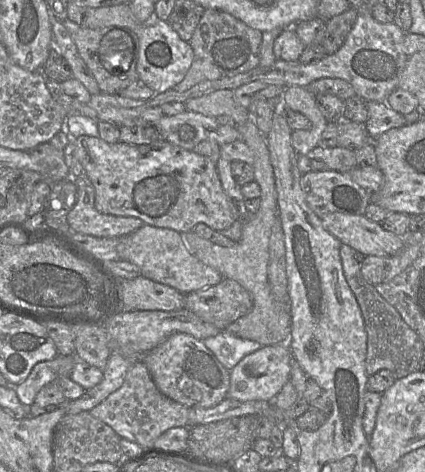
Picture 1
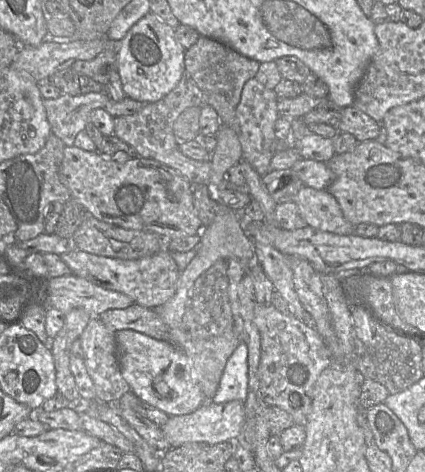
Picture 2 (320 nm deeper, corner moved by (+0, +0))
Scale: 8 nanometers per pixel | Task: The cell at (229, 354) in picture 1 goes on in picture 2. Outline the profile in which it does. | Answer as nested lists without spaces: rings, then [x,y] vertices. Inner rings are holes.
[[[241,341],[225,365],[218,390],[213,398],[216,404],[233,400],[245,402],[248,394],[248,347]]]

